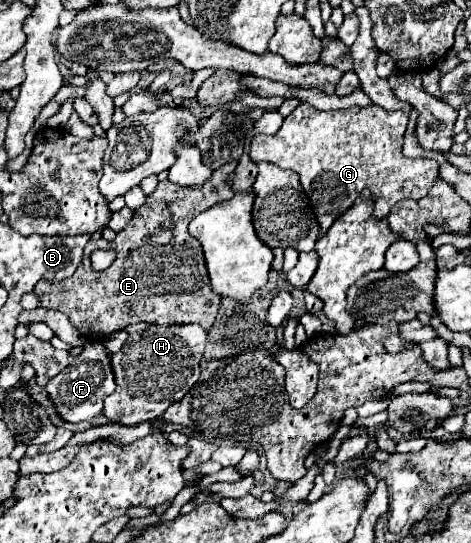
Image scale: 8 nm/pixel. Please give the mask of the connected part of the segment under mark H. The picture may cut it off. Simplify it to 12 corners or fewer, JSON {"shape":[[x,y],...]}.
{"shape":[[151,325],[111,357],[103,413],[137,425],[197,383],[207,331]]}

